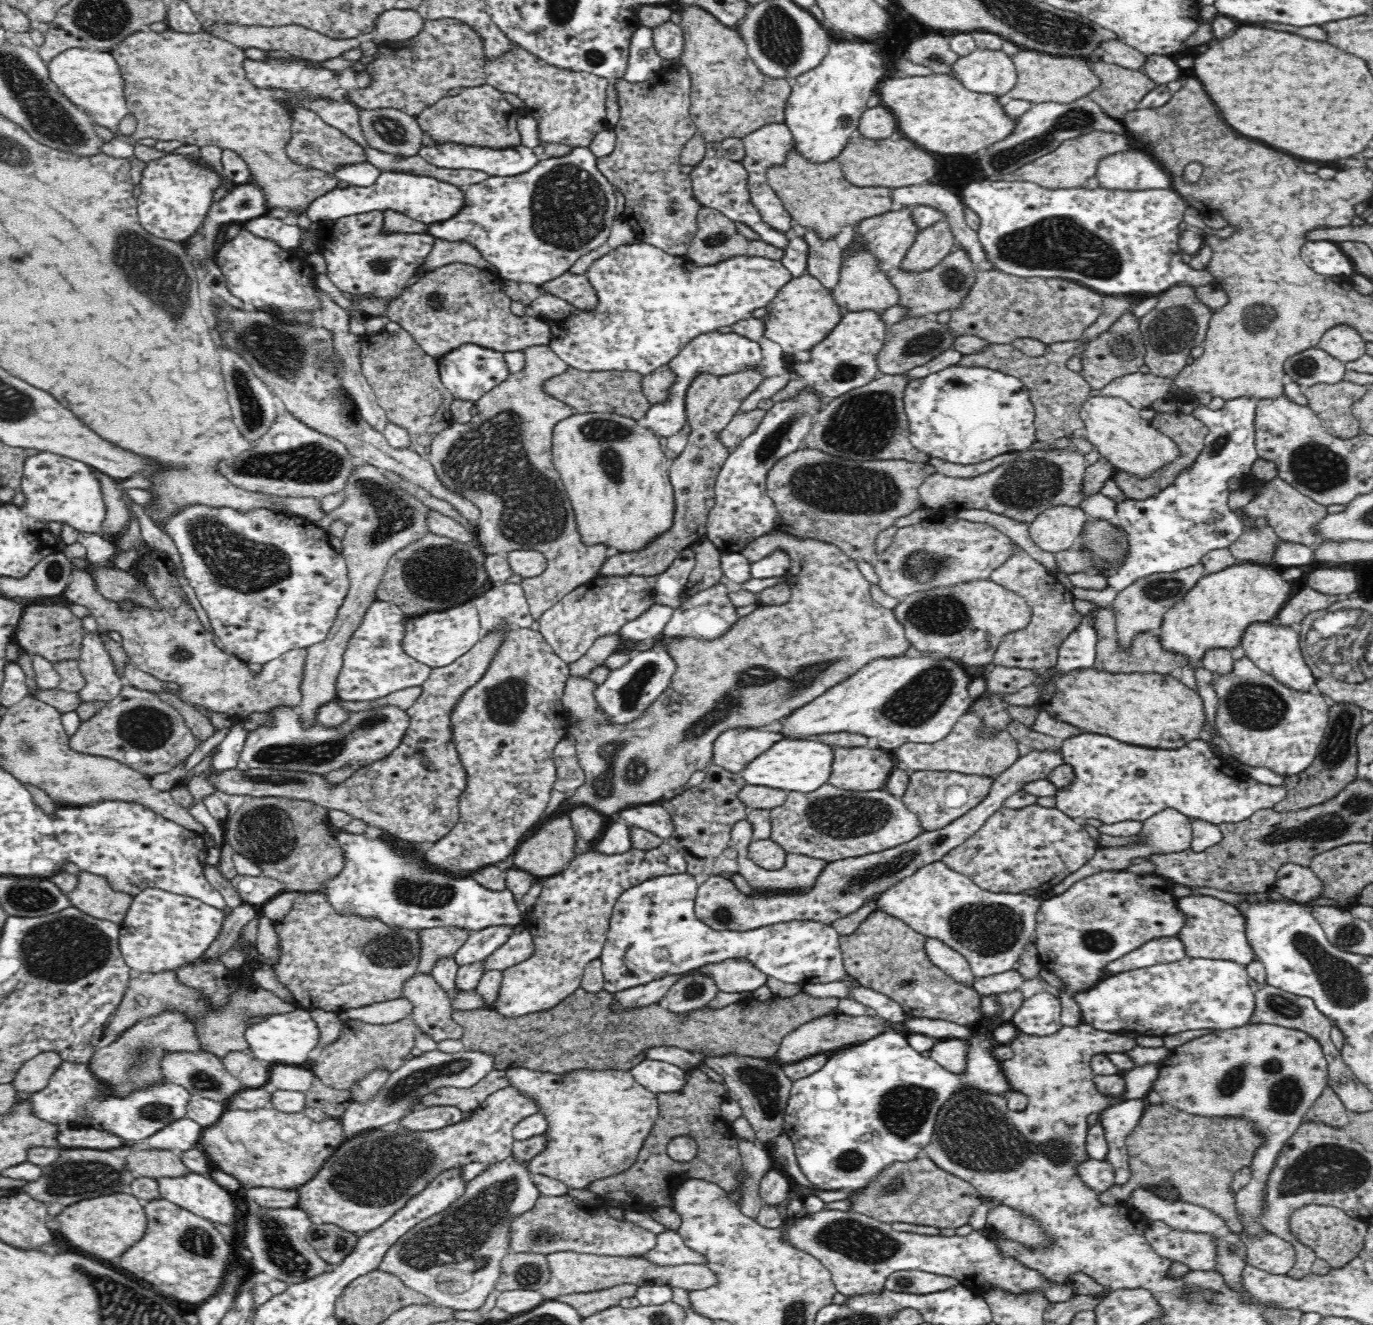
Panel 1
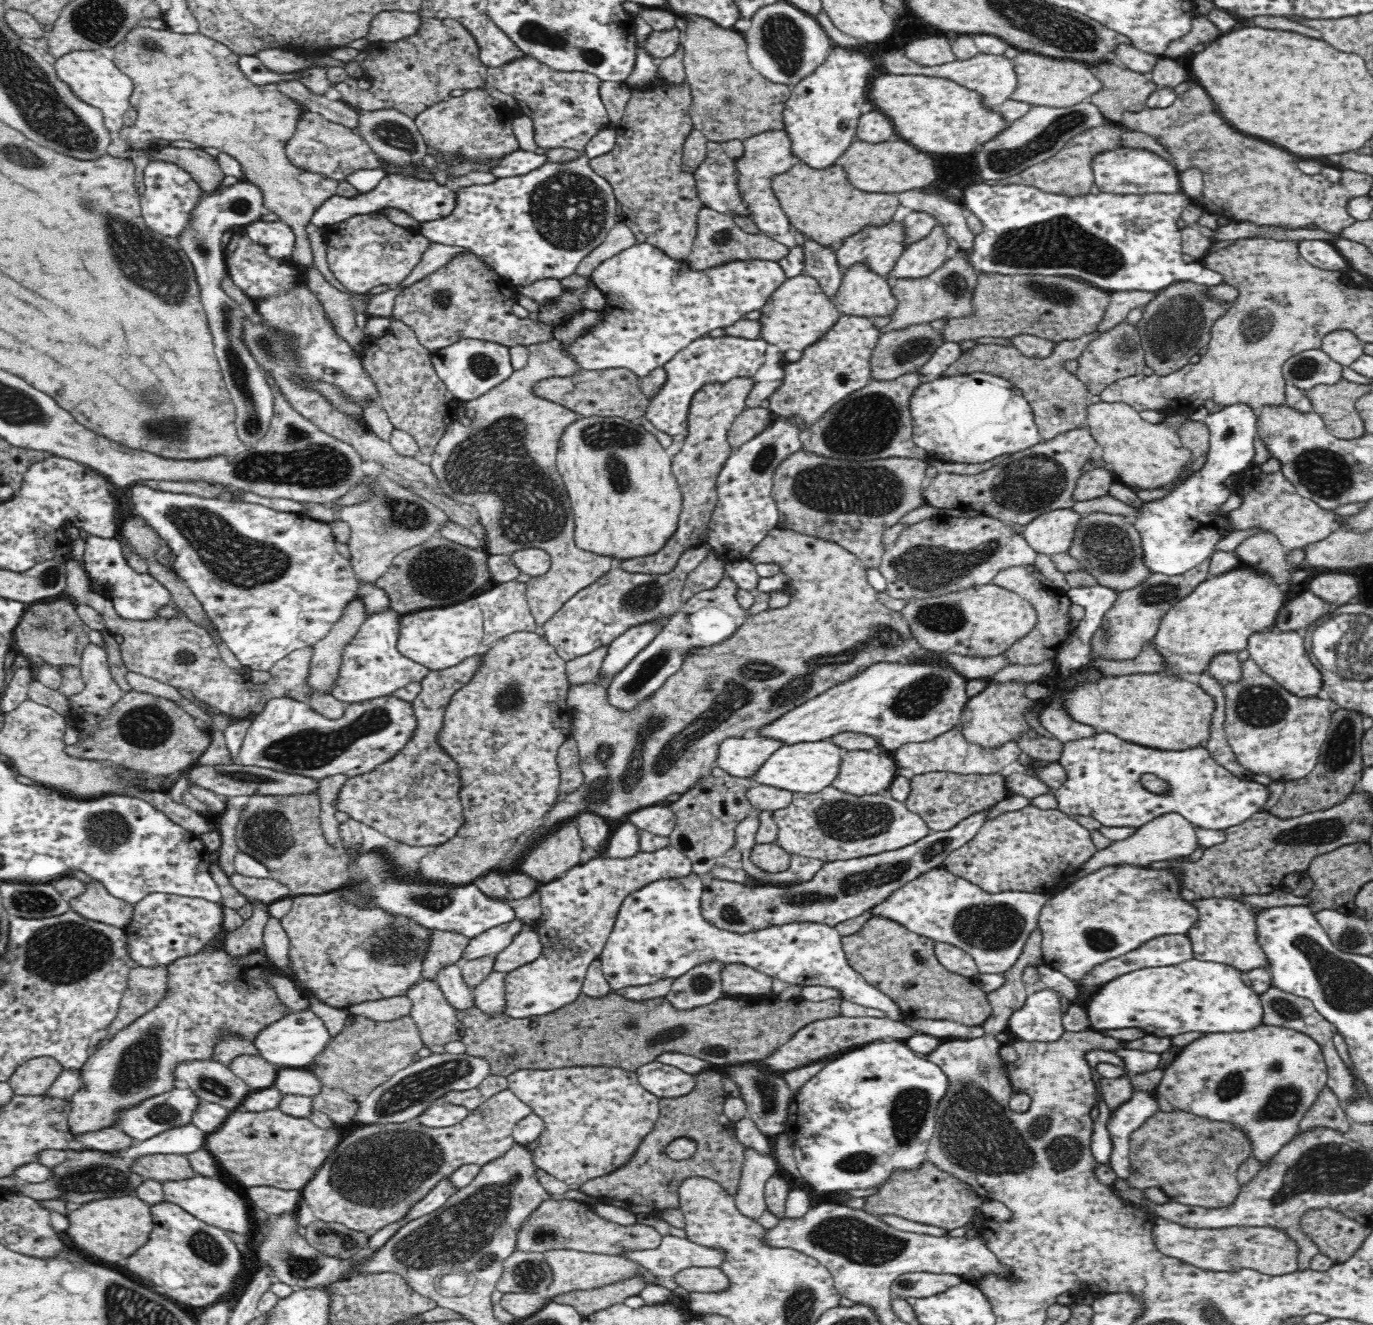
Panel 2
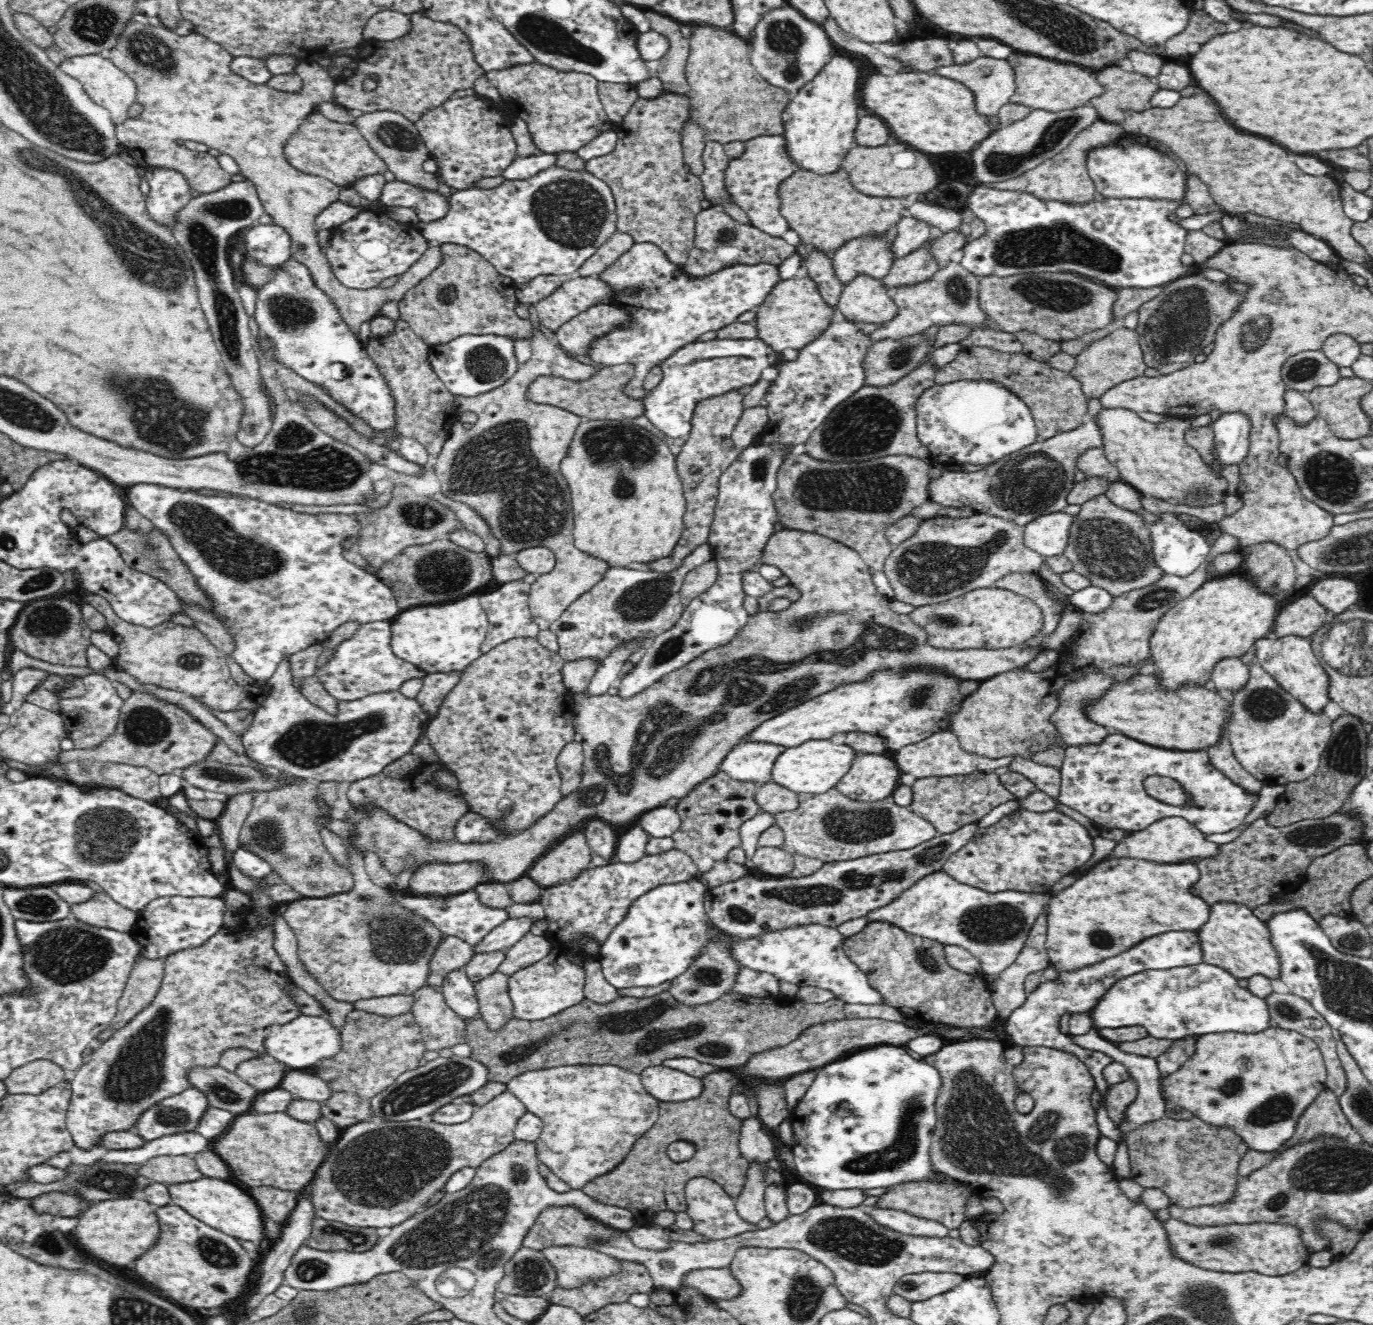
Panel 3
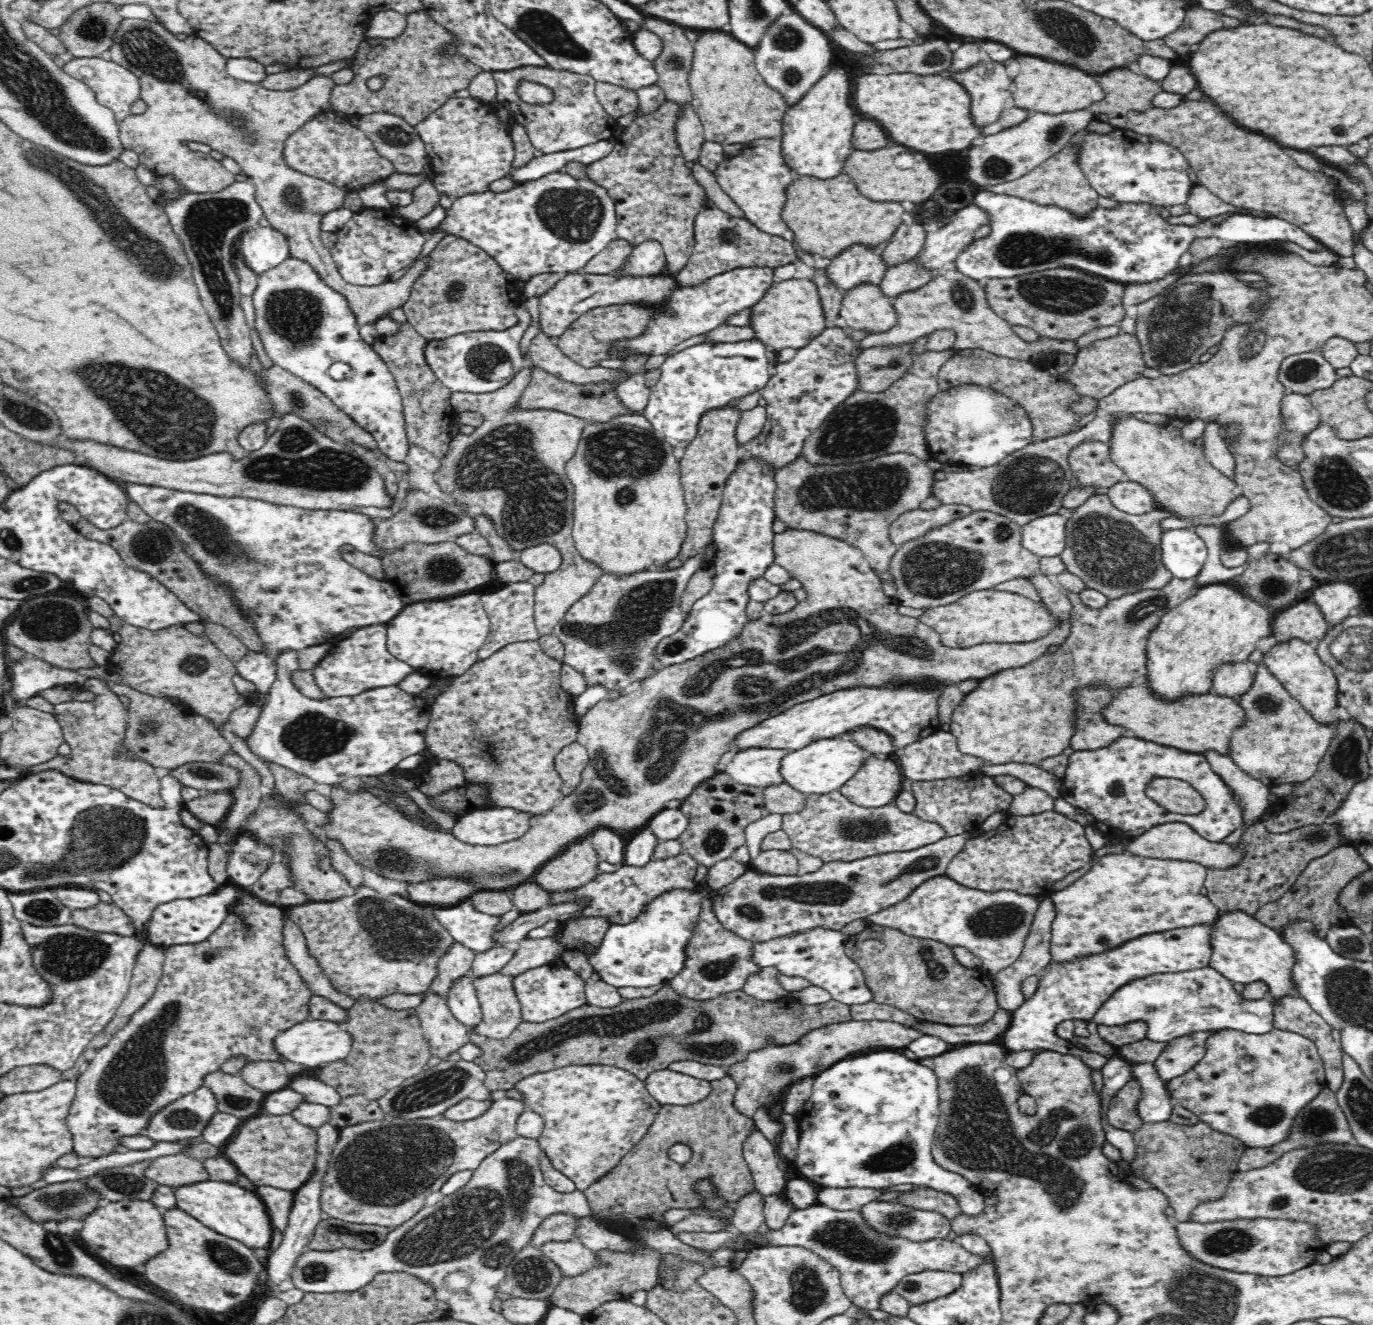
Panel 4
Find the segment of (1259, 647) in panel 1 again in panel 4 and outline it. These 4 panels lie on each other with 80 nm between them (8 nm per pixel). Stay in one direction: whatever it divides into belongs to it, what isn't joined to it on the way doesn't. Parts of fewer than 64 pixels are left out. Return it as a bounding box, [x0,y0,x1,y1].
[1263,638,1340,726]

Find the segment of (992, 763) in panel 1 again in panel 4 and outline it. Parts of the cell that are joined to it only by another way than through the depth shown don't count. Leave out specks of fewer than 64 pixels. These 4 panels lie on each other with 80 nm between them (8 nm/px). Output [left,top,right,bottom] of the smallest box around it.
[896,731,983,783]

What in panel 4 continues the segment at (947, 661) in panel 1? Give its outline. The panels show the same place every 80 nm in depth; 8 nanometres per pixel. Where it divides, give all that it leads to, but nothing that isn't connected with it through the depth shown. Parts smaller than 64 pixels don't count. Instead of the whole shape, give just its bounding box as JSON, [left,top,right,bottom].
[733,685,941,753]

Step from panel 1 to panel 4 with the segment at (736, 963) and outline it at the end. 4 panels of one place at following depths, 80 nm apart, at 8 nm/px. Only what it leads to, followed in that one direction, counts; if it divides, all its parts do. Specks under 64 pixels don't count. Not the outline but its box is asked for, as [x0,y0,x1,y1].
[743,966,788,1002]

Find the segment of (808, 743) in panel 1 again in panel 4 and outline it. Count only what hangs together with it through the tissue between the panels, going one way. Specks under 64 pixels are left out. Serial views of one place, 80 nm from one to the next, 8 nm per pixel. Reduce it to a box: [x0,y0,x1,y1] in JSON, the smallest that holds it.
[782,738,875,795]

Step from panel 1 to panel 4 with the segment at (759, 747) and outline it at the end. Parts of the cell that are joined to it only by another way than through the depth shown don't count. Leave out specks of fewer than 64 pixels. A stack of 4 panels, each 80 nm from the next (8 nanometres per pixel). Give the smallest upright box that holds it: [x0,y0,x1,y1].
[725,749,788,789]

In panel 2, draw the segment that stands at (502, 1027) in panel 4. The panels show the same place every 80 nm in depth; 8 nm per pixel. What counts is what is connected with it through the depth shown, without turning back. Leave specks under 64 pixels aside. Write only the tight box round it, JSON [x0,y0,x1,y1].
[472,971,506,1015]

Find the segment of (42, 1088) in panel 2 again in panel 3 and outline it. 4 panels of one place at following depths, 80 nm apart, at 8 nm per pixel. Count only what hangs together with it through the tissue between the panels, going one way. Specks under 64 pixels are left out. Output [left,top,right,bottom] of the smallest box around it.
[5,1059,64,1094]

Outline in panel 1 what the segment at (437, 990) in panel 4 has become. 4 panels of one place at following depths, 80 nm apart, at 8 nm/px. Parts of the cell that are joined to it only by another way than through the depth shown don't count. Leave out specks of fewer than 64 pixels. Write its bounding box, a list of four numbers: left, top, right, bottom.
[417,927,470,975]

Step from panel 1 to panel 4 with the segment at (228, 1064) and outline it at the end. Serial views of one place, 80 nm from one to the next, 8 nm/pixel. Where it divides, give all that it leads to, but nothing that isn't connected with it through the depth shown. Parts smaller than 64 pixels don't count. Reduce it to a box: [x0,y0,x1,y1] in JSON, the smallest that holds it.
[239,1062,292,1094]

